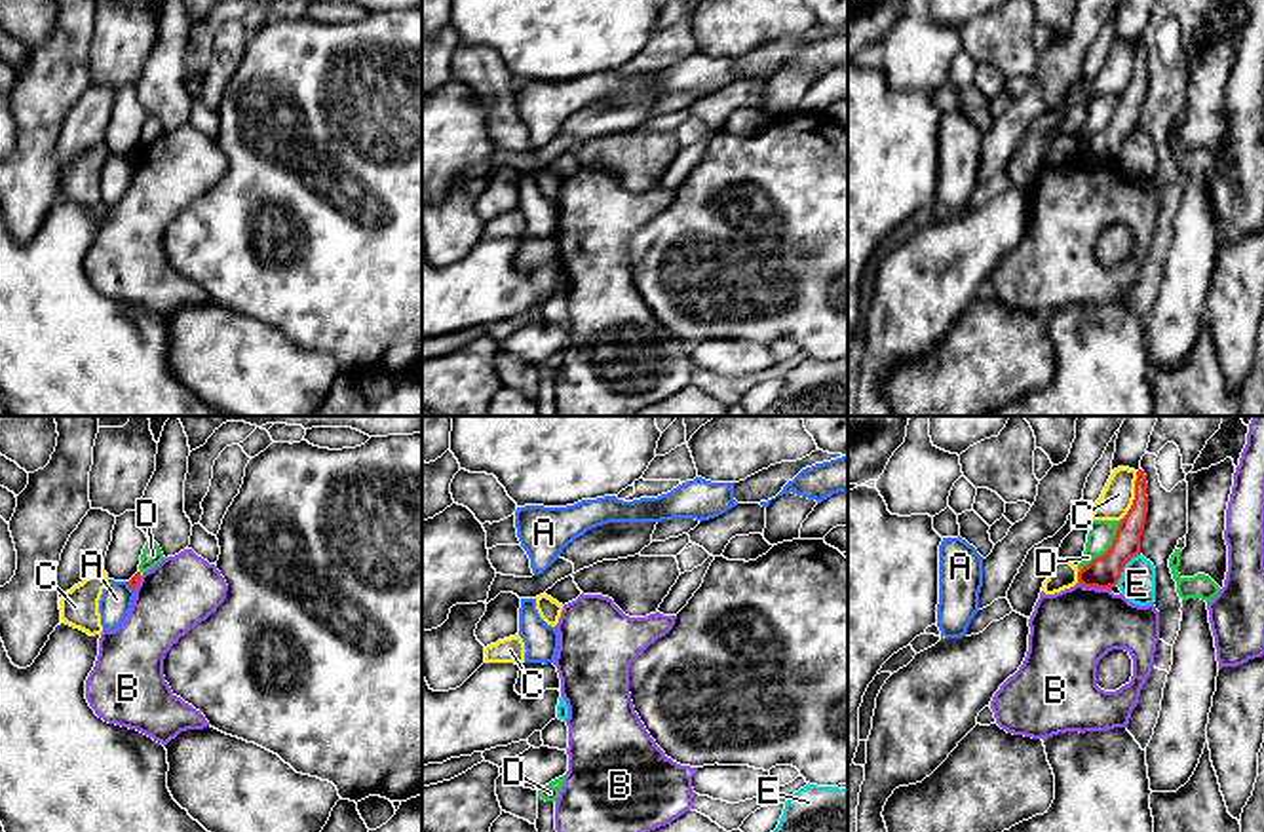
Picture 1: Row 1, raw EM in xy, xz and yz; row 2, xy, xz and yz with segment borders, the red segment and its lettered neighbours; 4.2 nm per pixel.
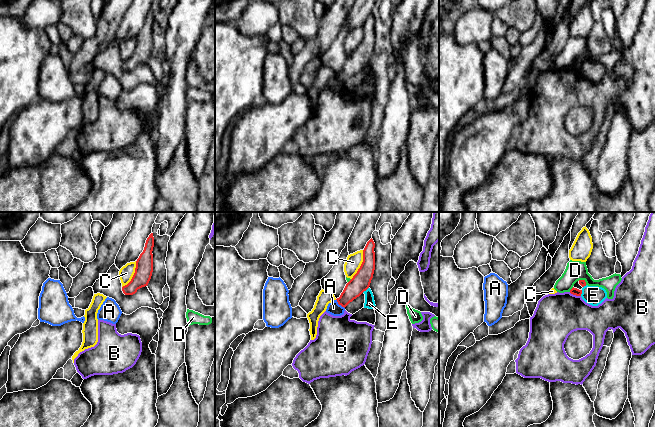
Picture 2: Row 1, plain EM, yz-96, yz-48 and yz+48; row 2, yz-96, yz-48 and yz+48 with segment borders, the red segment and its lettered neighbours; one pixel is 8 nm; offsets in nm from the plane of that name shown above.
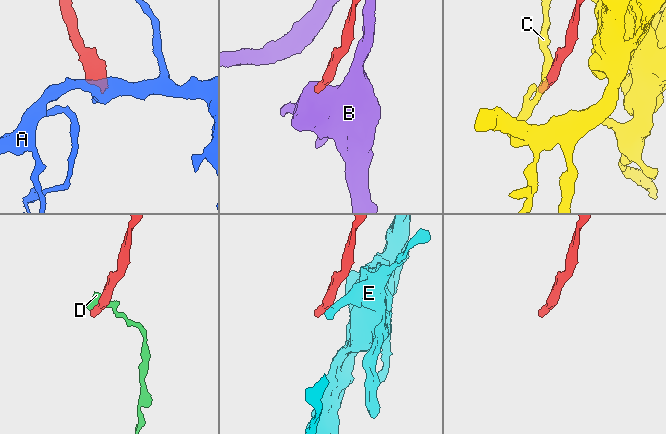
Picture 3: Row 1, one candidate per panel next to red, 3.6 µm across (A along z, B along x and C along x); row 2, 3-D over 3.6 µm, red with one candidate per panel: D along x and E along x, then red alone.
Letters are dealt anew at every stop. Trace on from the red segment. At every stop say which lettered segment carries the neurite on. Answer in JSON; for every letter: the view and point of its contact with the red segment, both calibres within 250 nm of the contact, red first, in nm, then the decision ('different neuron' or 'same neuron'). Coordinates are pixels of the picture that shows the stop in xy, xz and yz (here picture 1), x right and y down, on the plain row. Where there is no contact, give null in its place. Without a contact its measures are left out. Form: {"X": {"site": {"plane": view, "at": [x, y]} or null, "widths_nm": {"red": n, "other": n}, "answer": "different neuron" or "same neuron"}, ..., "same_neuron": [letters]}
{"A": {"site": {"plane": "xy", "at": [130, 160]}, "widths_nm": {"red": 50, "other": 140}, "answer": "different neuron"}, "B": {"site": {"plane": "yz", "at": [1095, 160]}, "widths_nm": {"red": 140, "other": 340}, "answer": "different neuron"}, "C": {"site": {"plane": "yz", "at": [1135, 71]}, "widths_nm": {"red": 120, "other": 140}, "answer": "different neuron"}, "D": {"site": {"plane": "yz", "at": [1109, 124]}, "widths_nm": {"red": 140, "other": 110}, "answer": "different neuron"}, "E": {"site": {"plane": "yz", "at": [1124, 141]}, "widths_nm": {"red": 140, "other": 160}, "answer": "different neuron"}, "same_neuron": []}

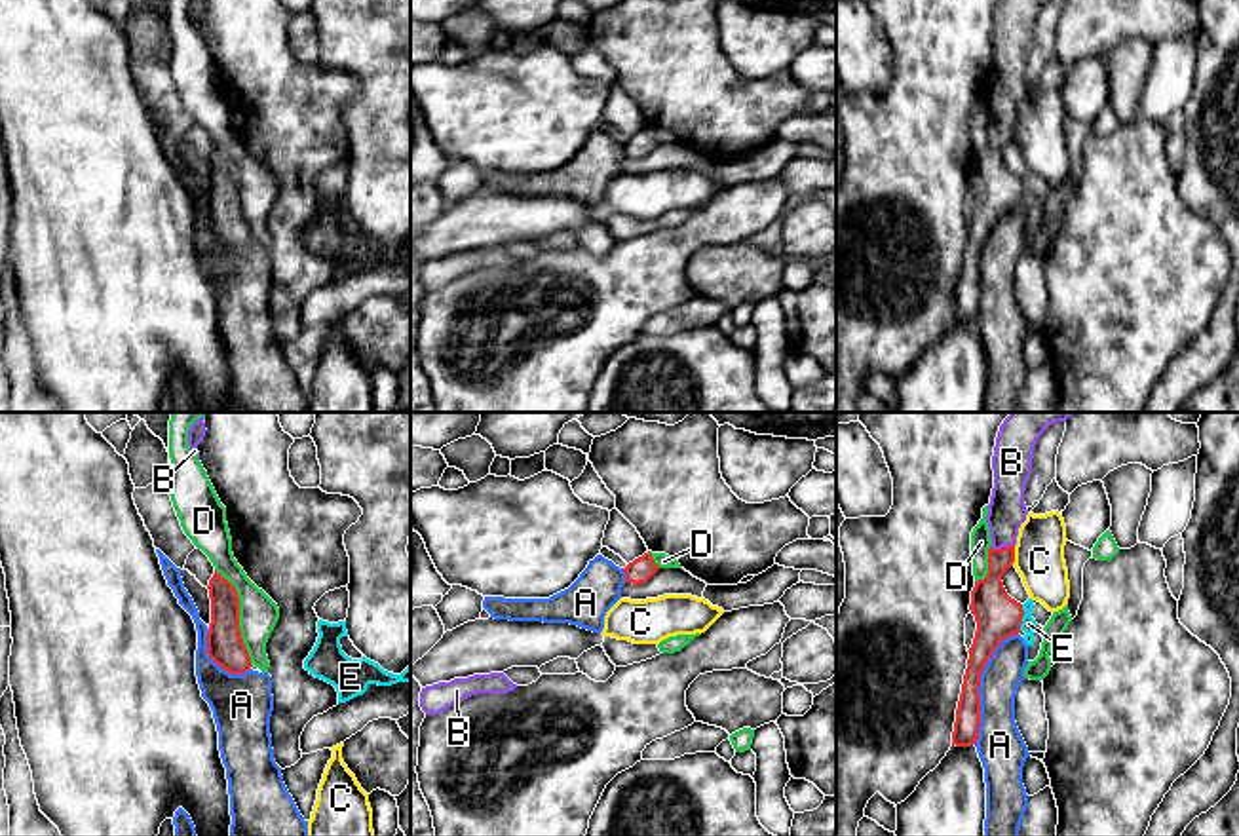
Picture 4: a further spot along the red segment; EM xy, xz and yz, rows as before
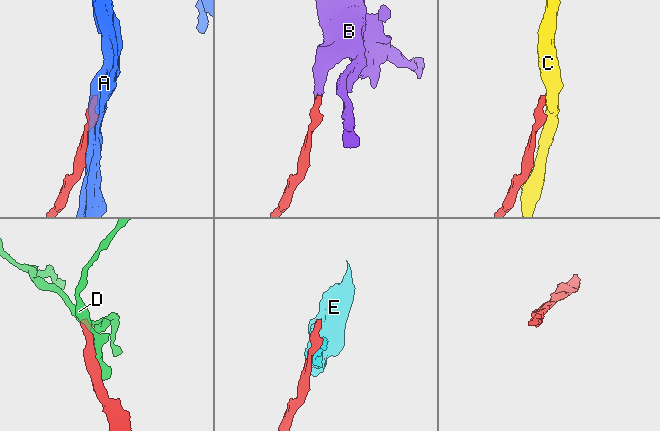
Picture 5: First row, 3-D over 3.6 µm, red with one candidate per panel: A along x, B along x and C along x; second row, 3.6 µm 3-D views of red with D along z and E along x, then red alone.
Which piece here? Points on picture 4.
{"A": {"site": {"plane": "yz", "at": [979, 259]}, "widths_nm": {"red": 140, "other": 180}, "answer": "different neuron"}, "B": {"site": {"plane": "yz", "at": [1002, 122]}, "widths_nm": {"red": 170, "other": 160}, "answer": "same neuron"}, "C": {"site": {"plane": "yz", "at": [1013, 130]}, "widths_nm": {"red": 180, "other": 200}, "answer": "different neuron"}, "D": {"site": {"plane": "xy", "at": [238, 190]}, "widths_nm": {"red": 160, "other": 160}, "answer": "different neuron"}, "E": {"site": {"plane": "yz", "at": [1021, 192]}, "widths_nm": {"red": 200, "other": 70}, "answer": "different neuron"}, "same_neuron": ["B"]}

